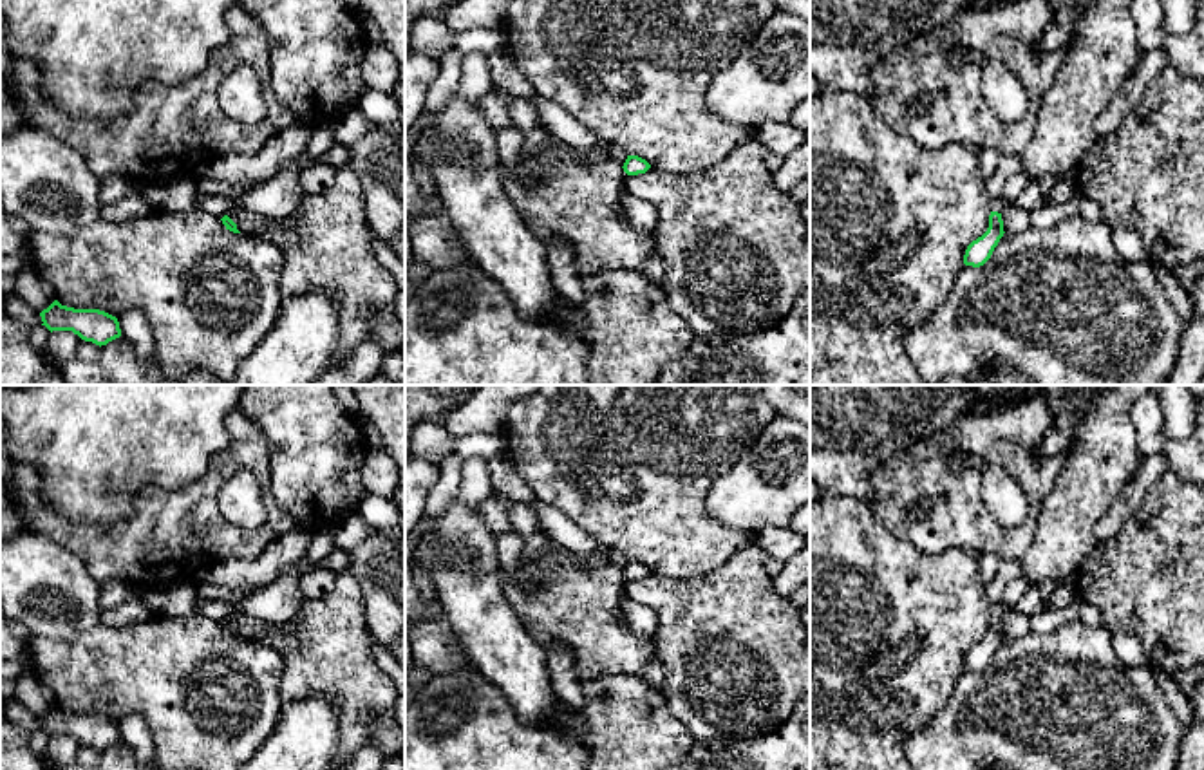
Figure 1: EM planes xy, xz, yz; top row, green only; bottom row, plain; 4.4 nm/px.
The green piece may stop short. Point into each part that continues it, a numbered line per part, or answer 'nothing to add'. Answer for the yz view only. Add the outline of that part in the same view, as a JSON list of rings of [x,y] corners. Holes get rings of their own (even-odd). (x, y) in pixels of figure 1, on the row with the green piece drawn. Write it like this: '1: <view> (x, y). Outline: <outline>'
nothing to add

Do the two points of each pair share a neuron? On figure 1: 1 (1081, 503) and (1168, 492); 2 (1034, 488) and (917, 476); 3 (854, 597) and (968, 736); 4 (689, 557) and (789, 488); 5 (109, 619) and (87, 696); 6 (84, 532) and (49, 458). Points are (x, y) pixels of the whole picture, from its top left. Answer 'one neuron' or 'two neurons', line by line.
1: two neurons
2: one neuron
3: two neurons
4: two neurons
5: two neurons
6: two neurons

